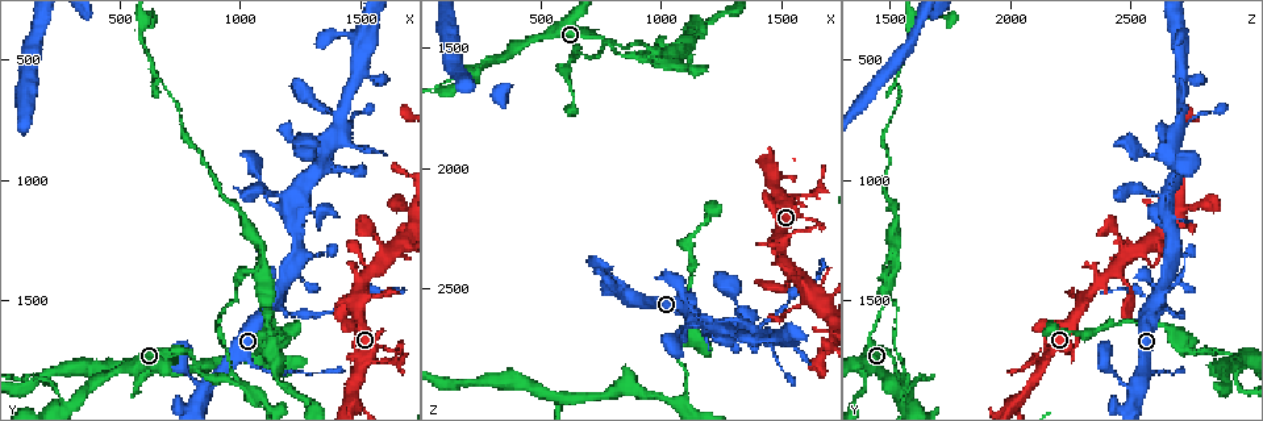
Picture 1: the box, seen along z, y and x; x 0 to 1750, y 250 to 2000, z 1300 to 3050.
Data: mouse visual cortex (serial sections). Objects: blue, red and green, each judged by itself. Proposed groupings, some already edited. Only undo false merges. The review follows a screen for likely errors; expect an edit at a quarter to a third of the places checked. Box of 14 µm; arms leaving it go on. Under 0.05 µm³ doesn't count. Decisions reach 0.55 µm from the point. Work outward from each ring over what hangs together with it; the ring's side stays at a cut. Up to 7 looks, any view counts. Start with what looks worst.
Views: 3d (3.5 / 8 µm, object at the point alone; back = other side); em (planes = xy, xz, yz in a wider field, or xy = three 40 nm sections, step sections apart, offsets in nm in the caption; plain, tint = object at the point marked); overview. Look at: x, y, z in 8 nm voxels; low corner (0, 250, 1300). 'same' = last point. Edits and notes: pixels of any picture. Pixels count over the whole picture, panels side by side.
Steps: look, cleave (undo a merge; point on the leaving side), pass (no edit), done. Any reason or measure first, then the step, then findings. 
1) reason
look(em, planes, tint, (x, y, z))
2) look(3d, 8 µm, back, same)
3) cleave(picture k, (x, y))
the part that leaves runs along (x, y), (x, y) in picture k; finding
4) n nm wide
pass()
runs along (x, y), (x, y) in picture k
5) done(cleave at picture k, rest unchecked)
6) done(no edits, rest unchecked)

thin neck
look(3d, 8 µm, (1190, 1560, 2700))

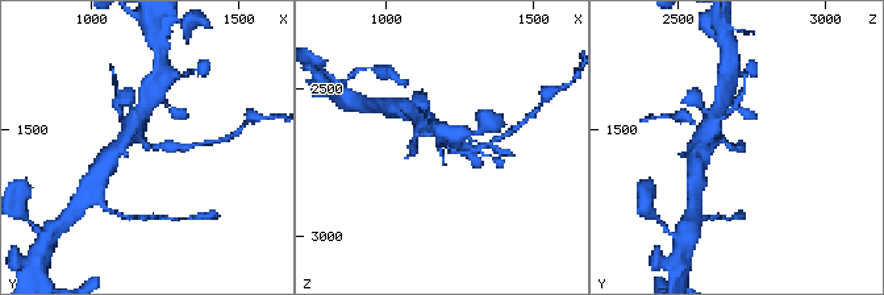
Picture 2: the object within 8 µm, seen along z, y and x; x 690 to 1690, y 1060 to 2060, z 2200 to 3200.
look(3d, 3.5 µm, back, (1200, 1570, 2700))

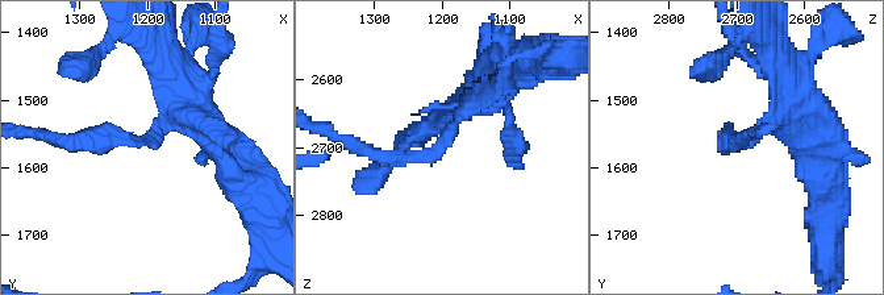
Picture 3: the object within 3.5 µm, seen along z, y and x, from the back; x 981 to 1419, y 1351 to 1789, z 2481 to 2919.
arms of 200, 250 nm; shape alone is not enough
look(em, xy, step 5, tint, (1200, 1555, 2700))

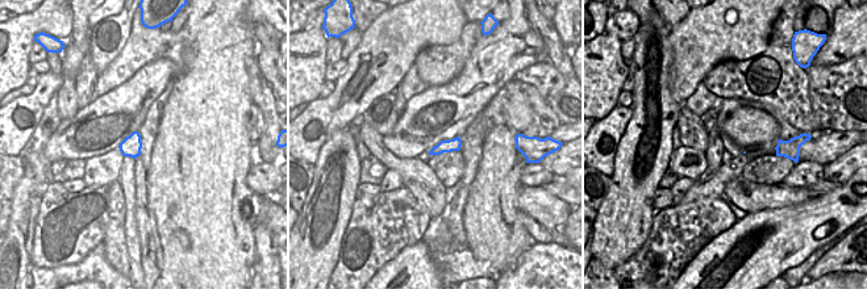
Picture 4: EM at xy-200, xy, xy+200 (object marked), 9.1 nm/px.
cleave(picture 3, (428, 158))
the part that leaves runs along (157, 129), (149, 141), (48, 137) in picture 3; a second cell is stuck on

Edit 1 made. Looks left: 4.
three arms meet
look(3d, 3.5 µm, (950, 1830, 1550))

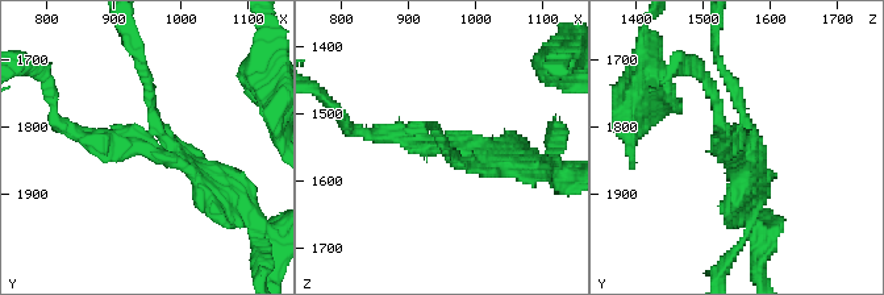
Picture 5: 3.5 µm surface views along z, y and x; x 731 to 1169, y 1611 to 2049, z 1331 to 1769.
cleave(picture 5, (147, 86))
the part that leaves runs along (155, 132), (147, 79), (132, 34) in picture 5; two cells meet here

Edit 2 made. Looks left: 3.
look(3d, 3.5 µm, (1560, 1750, 2130))

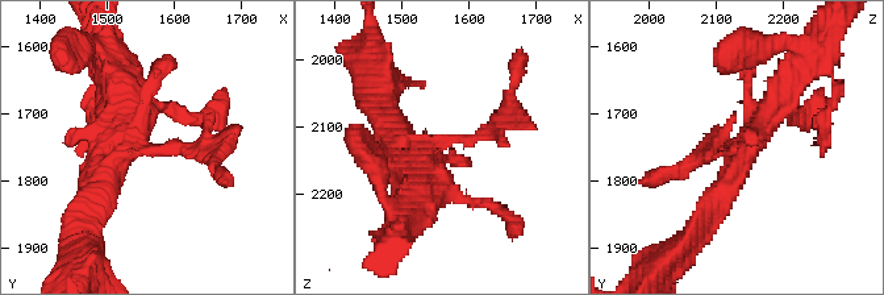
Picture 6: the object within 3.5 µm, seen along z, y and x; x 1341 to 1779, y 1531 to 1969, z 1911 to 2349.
look(em, planes, tint, (1565, 1755, 2120))

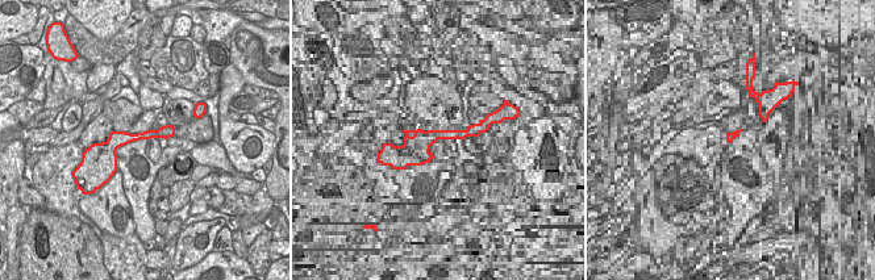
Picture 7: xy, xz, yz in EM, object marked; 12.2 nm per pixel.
160 nm wide
cleave(picture 6, (505, 123))
the part that leaves runs along (463, 138), (508, 115), (524, 54) in picture 6; a second cell is stuck on

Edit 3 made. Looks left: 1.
done(cleave at picture 3, cleave at picture 5, cleave at picture 6, rest unchecked)

